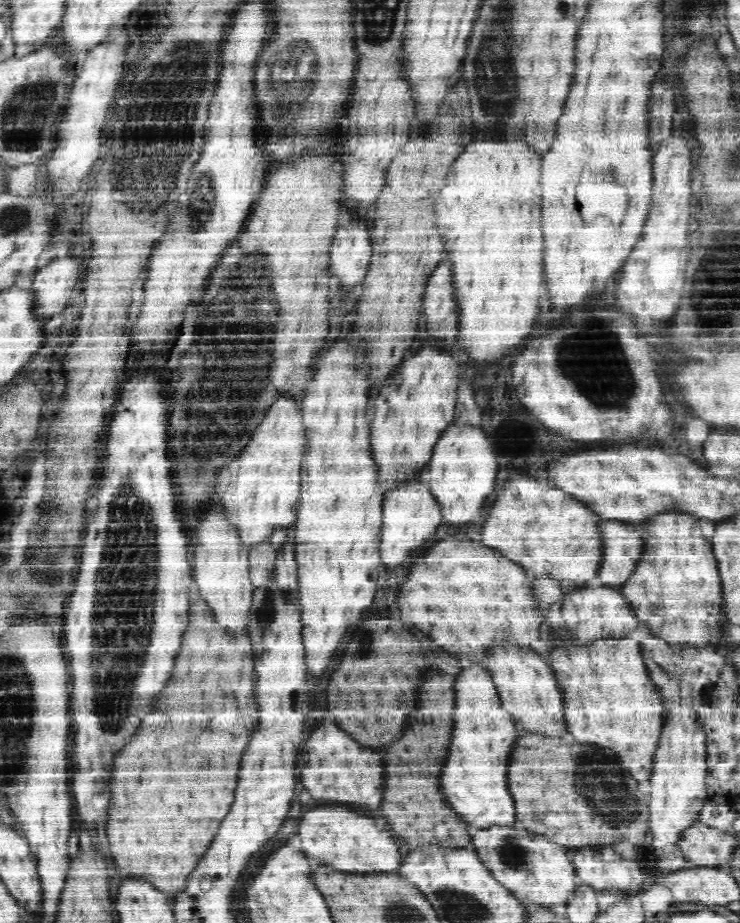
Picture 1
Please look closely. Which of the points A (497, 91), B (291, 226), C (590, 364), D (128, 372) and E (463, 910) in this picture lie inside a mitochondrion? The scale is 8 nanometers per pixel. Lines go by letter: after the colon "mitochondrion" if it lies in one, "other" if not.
A: mitochondrion
B: other
C: mitochondrion
D: other
E: mitochondrion

